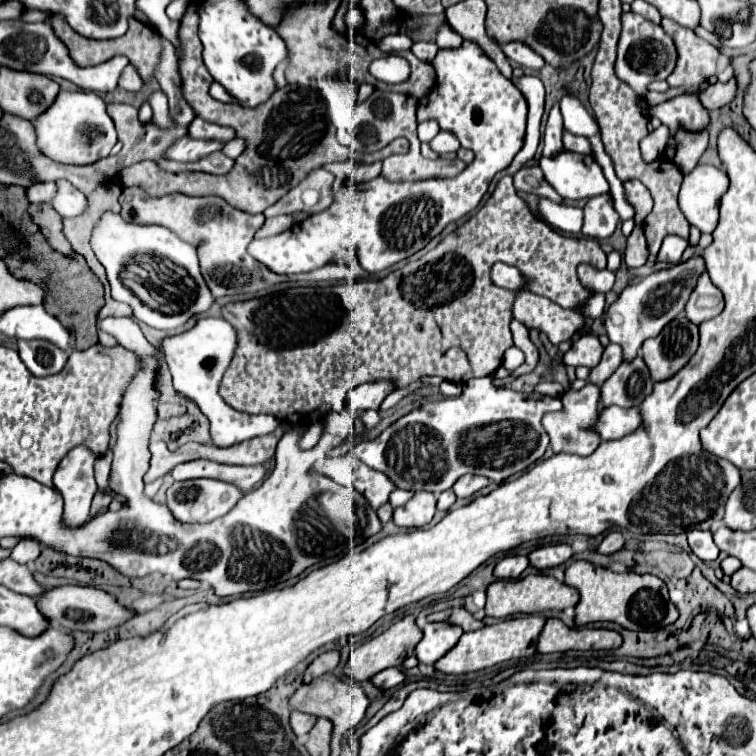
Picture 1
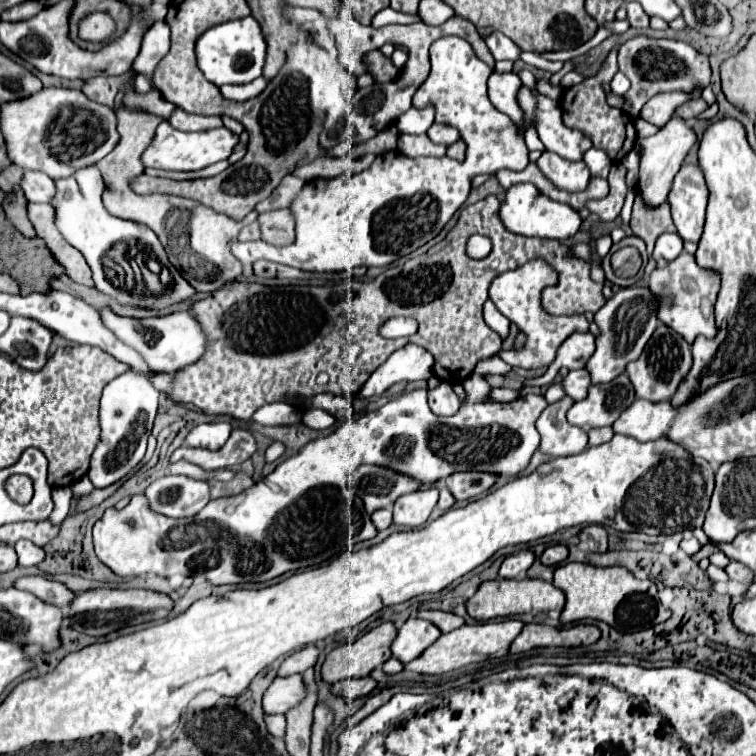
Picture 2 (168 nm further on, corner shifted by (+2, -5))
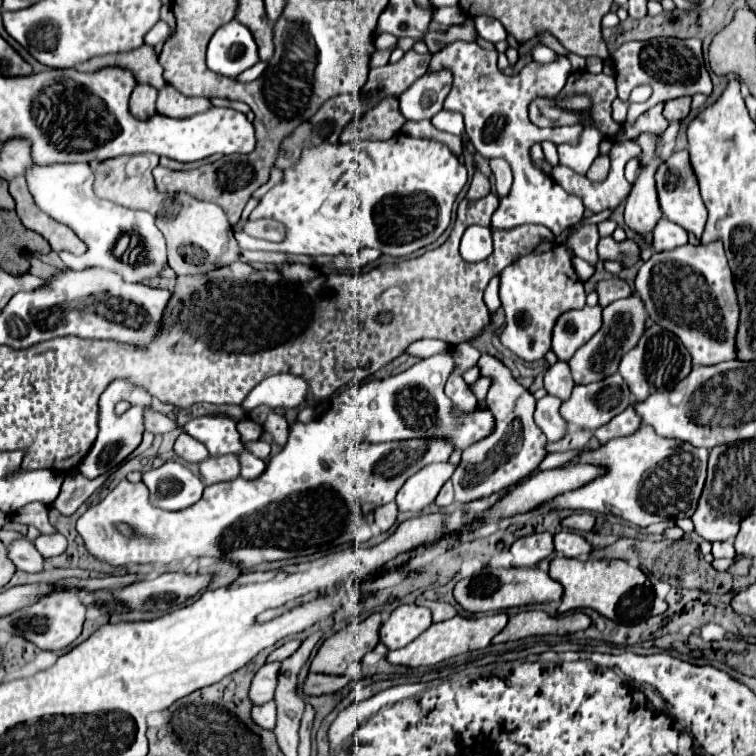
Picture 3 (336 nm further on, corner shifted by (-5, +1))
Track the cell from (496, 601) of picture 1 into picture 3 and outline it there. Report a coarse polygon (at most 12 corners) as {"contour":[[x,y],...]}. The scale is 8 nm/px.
{"contour":[[486,566],[454,588],[468,612],[560,602],[538,568]]}

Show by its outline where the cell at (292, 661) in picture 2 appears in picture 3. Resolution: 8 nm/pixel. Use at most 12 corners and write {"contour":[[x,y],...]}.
{"contour":[[288,640],[268,656],[268,662],[282,662],[300,648],[302,640]]}

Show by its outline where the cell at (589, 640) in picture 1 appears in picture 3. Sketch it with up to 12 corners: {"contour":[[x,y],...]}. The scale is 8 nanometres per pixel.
{"contour":[[584,612],[510,616],[492,644],[540,634],[572,634],[592,626]]}

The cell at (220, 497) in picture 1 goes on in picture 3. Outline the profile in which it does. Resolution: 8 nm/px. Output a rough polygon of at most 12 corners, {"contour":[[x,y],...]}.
{"contour":[[170,460],[142,474],[150,502],[182,510],[202,498],[206,484]]}

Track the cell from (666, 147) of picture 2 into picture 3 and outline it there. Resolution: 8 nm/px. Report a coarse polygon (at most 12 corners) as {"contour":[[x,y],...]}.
{"contour":[[640,136],[644,168],[626,200],[626,226],[648,236],[662,218],[654,176],[658,136]]}

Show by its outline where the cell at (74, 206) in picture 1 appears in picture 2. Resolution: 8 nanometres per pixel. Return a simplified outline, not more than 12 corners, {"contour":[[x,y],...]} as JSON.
{"contour":[[25,170],[21,190],[29,202],[49,204],[55,186],[47,174]]}

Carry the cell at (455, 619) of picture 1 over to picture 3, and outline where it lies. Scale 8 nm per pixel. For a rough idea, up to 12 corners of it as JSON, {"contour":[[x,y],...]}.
{"contour":[[422,598],[416,604],[430,608],[434,622],[458,614],[452,604]]}

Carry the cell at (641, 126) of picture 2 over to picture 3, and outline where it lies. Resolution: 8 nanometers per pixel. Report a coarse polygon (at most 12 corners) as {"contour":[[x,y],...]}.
{"contour":[[692,98],[668,100],[664,118],[668,122],[686,118]]}

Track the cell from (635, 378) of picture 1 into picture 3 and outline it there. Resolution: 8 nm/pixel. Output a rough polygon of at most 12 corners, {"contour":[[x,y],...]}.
{"contour":[[622,376],[576,386],[562,416],[600,428],[630,406]]}

